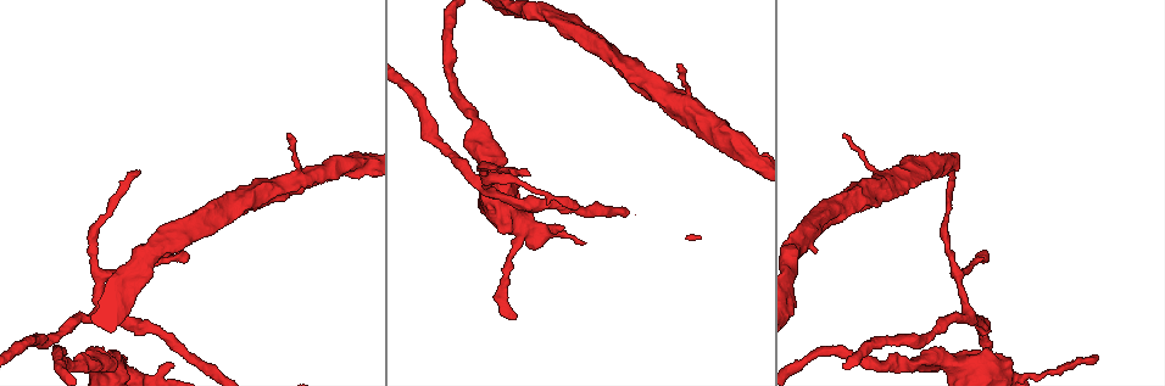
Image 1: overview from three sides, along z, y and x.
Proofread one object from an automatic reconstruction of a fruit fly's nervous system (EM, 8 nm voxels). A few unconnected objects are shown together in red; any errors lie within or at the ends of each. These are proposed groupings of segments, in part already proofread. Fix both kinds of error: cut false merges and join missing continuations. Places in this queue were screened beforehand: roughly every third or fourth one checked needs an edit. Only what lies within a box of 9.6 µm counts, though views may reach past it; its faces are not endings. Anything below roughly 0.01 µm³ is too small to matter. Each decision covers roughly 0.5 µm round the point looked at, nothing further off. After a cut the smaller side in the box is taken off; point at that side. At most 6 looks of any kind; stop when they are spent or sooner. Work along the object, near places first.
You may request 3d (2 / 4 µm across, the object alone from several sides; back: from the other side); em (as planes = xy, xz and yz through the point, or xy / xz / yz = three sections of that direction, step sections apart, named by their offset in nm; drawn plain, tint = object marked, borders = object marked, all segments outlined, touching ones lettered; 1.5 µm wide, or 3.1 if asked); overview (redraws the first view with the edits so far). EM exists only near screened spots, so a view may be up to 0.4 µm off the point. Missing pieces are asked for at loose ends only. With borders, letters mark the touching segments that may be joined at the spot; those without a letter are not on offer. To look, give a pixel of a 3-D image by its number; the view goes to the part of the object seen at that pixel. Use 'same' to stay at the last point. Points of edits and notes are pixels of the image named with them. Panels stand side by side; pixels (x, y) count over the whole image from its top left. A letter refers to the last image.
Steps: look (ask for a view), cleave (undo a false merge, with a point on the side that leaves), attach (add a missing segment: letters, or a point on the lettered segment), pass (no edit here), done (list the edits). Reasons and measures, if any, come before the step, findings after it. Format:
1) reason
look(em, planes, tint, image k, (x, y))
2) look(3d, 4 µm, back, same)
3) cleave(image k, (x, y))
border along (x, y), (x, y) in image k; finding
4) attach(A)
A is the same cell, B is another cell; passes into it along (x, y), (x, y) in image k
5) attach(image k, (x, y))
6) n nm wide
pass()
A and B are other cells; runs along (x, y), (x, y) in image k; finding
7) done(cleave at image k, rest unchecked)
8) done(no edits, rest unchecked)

free end
look(3d, 4 µm, image 1, (1098, 357))

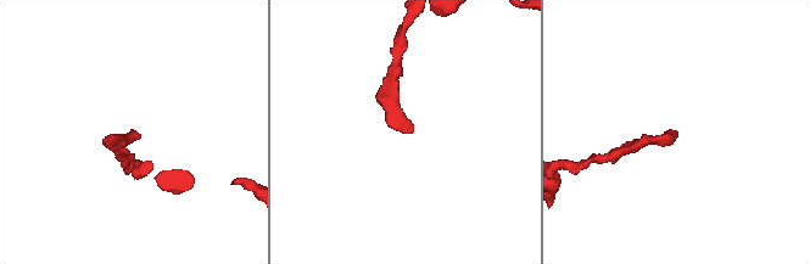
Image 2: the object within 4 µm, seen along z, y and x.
look(em, planes, borders, image 2, (137, 135))

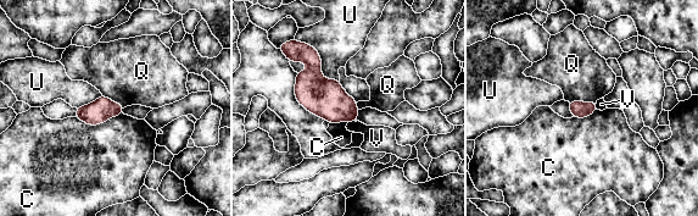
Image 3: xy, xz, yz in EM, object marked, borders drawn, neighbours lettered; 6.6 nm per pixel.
pass()
C, Q, U and V are other cells; border along (568, 100), (596, 103) in image 3; none of them fits

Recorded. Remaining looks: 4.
free end
look(em, planes, plain, image 1, (138, 170))

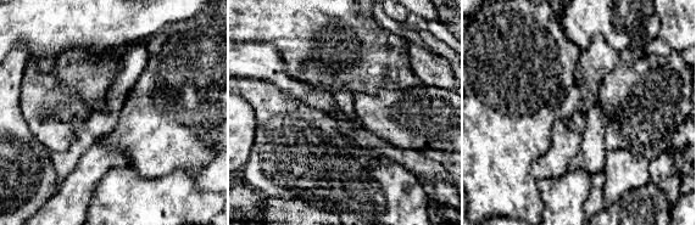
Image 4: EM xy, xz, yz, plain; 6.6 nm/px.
look(em, planes, borders, same)

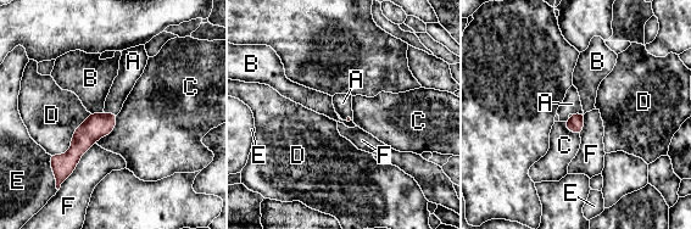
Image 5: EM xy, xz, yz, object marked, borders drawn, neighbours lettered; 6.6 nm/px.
attach(A)
A is the same cell, B, C, D, E and F are other cells; passes into it along (96, 126), (110, 113), (124, 82) in image 5; it goes on there

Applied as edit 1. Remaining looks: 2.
done(attach at image 5, rest unchecked)

